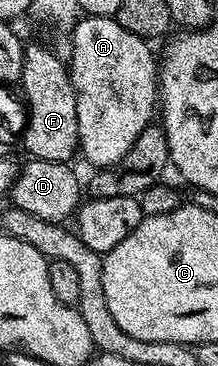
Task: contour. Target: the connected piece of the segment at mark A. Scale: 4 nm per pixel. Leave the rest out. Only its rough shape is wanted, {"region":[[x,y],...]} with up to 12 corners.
{"region":[[115,17],[72,30],[79,155],[126,158],[158,112],[153,45]]}

